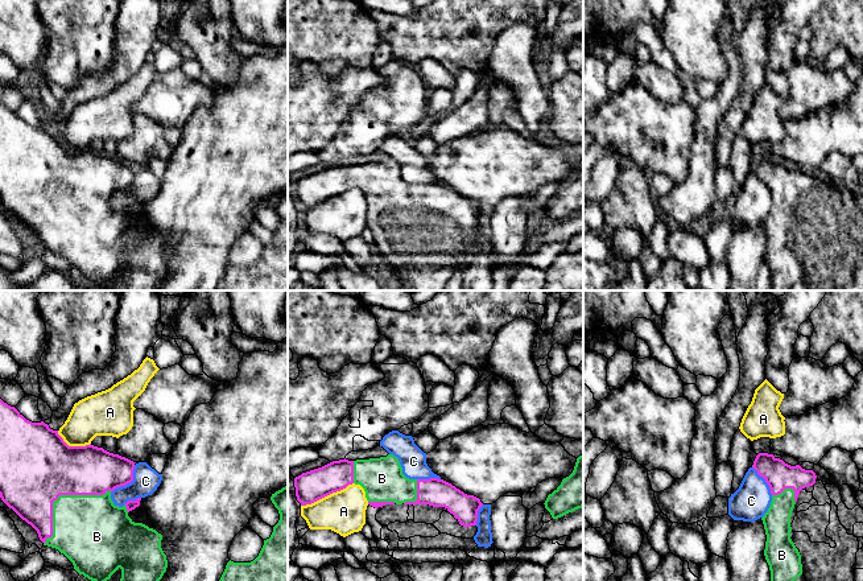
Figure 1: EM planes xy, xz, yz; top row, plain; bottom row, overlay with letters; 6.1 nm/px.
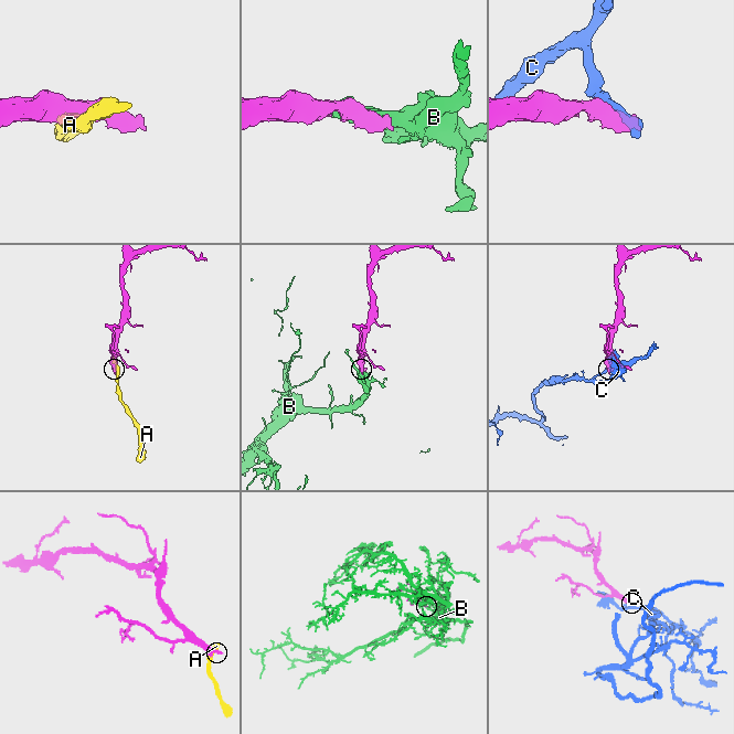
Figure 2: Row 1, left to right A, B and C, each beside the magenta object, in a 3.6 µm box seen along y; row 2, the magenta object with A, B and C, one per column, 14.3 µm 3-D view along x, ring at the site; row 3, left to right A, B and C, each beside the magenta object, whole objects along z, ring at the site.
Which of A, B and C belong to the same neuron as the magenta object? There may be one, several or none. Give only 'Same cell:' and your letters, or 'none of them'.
Same cell: B

